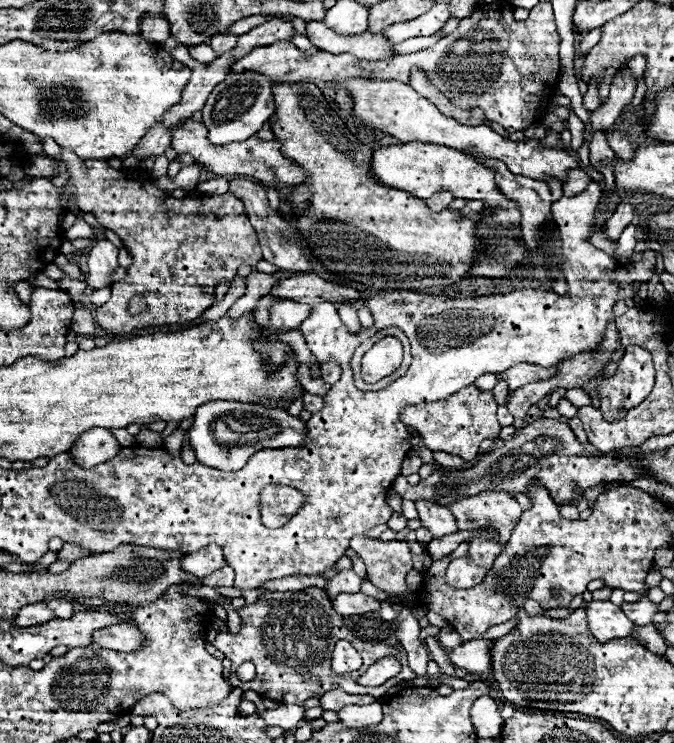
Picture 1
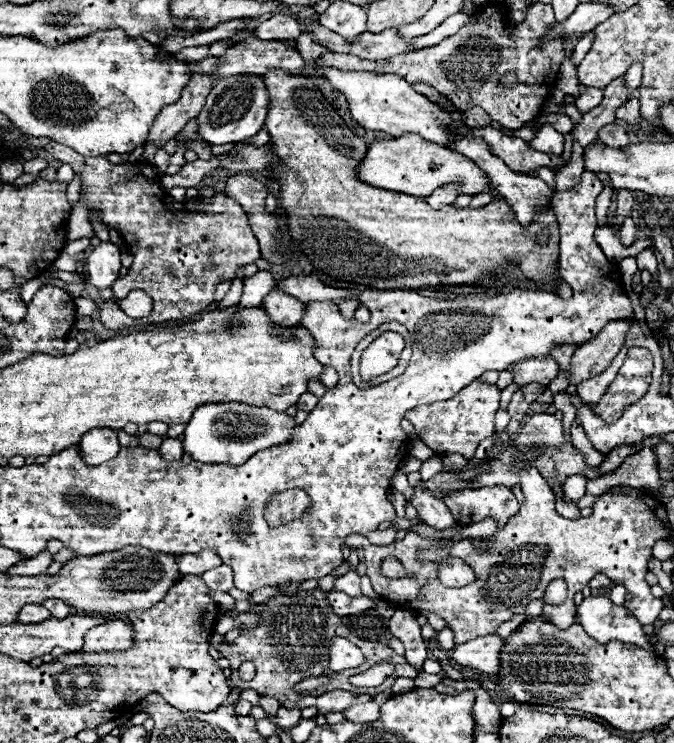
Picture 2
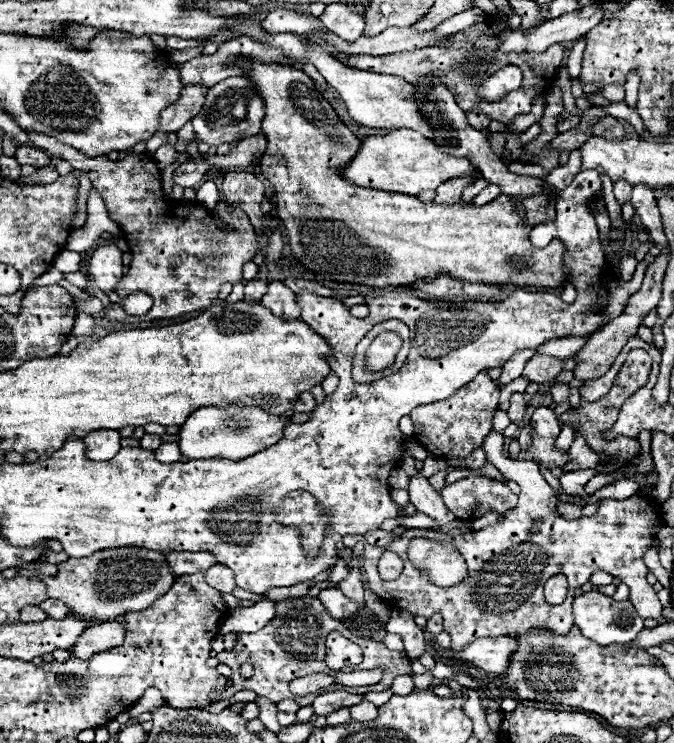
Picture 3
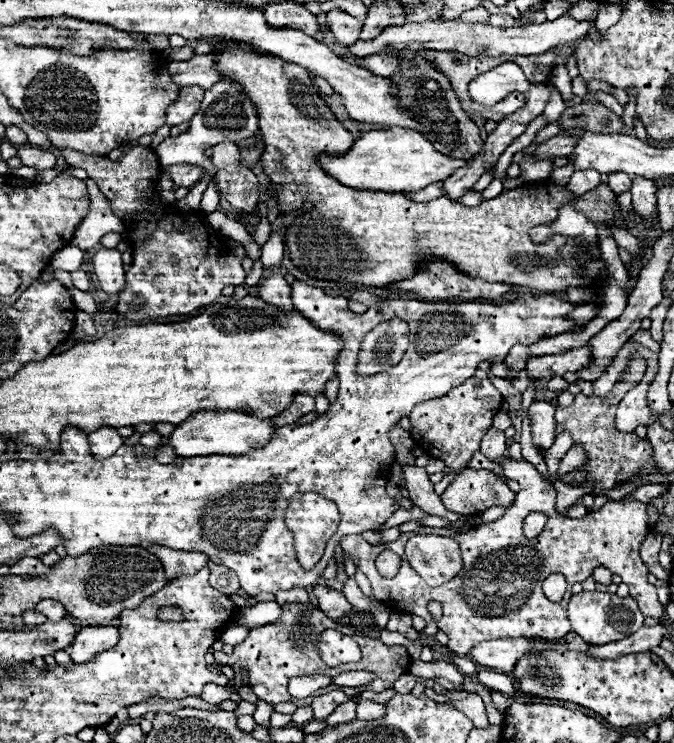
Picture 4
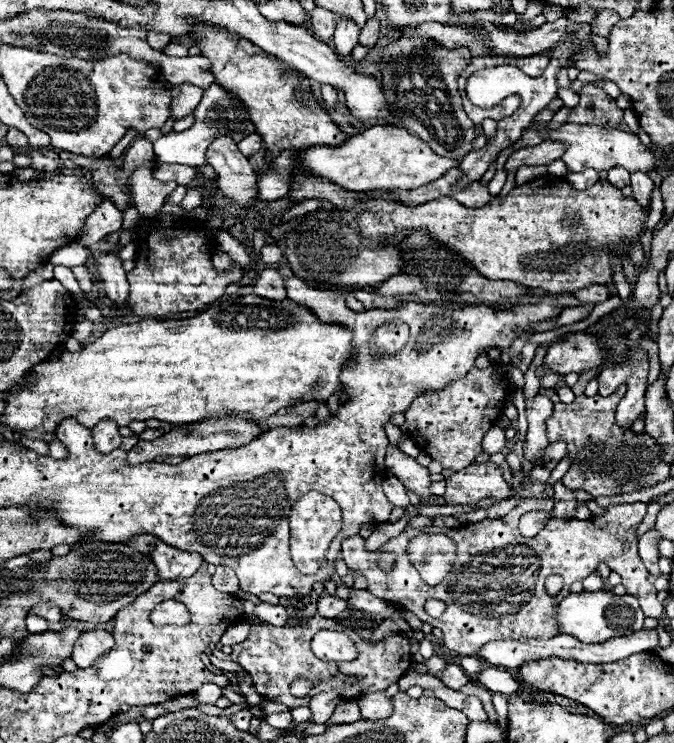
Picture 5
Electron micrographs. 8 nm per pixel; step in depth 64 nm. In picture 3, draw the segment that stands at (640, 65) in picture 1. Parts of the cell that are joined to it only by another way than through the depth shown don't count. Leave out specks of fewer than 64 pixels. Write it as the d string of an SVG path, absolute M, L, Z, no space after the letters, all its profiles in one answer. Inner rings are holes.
M630 72L628 78L626 78L626 84L624 84L624 88L626 88L626 100L624 100L624 102L626 102L630 108L636 108L638 82L640 82L640 76L638 76L636 72Z

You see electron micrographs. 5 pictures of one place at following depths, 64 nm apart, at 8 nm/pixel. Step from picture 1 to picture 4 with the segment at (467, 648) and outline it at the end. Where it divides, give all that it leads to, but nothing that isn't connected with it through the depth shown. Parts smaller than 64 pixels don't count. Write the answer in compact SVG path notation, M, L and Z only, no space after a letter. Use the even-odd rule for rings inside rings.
M500 638L500 640L486 640L476 644L468 656L482 668L510 674L516 660L524 652L538 652L548 648L548 640L512 640L512 638Z

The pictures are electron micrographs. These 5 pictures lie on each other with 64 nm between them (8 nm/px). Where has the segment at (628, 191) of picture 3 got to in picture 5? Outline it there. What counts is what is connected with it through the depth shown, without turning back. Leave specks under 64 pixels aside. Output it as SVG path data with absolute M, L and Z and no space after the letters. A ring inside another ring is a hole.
M612 168L608 172L608 182L614 186L614 188L624 188L630 184L630 174L624 170L624 168Z

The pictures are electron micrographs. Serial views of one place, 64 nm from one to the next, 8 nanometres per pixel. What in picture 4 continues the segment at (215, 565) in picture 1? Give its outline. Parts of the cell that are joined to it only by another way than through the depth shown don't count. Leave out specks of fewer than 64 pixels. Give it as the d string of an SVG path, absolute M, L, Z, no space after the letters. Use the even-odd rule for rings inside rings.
M150 546L146 550L154 552L160 558L164 572L170 580L186 574L196 574L210 562L210 558L204 552L174 552L172 548L156 548L156 546Z

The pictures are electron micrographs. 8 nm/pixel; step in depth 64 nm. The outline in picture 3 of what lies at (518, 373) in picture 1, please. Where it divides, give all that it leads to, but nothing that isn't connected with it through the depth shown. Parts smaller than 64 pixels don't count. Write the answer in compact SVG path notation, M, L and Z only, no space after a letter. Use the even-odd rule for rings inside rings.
M534 354L526 366L524 366L524 372L522 376L528 380L528 382L538 382L538 384L546 384L550 380L554 380L562 370L572 370L574 368L574 358L570 360L558 360L558 358L552 358L552 356L540 356L540 354Z

